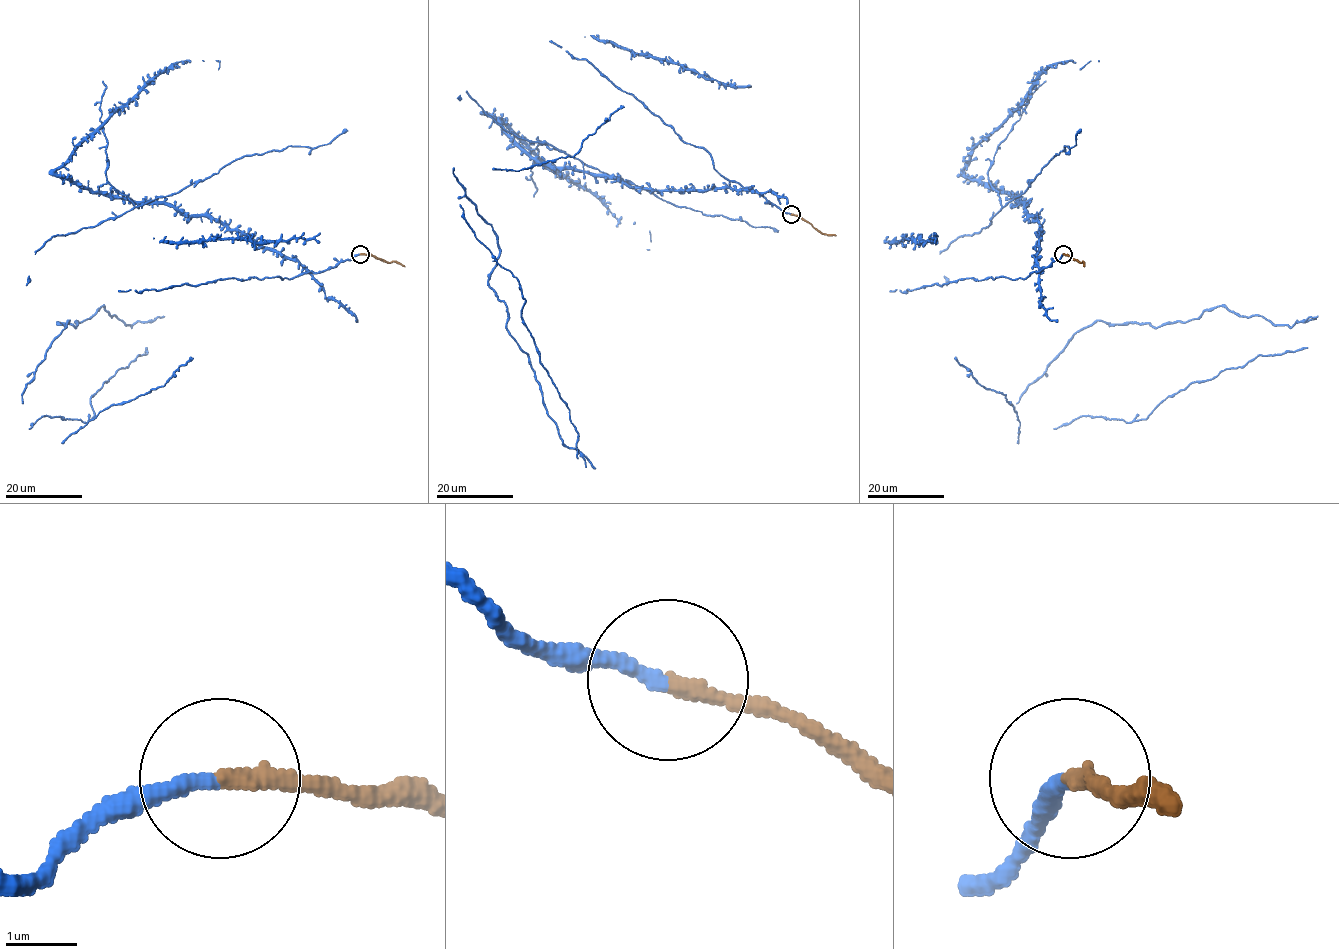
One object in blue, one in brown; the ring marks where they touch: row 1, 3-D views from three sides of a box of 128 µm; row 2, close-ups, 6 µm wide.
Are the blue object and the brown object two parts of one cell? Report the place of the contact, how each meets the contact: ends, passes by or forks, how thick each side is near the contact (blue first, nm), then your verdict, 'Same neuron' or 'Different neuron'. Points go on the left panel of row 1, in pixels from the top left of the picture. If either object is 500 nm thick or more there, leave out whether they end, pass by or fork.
Place: (360, 254). At the ring blue ends. At the ring brown ends. Thickness 220 nm (blue) against 220 nm. Different neuron

